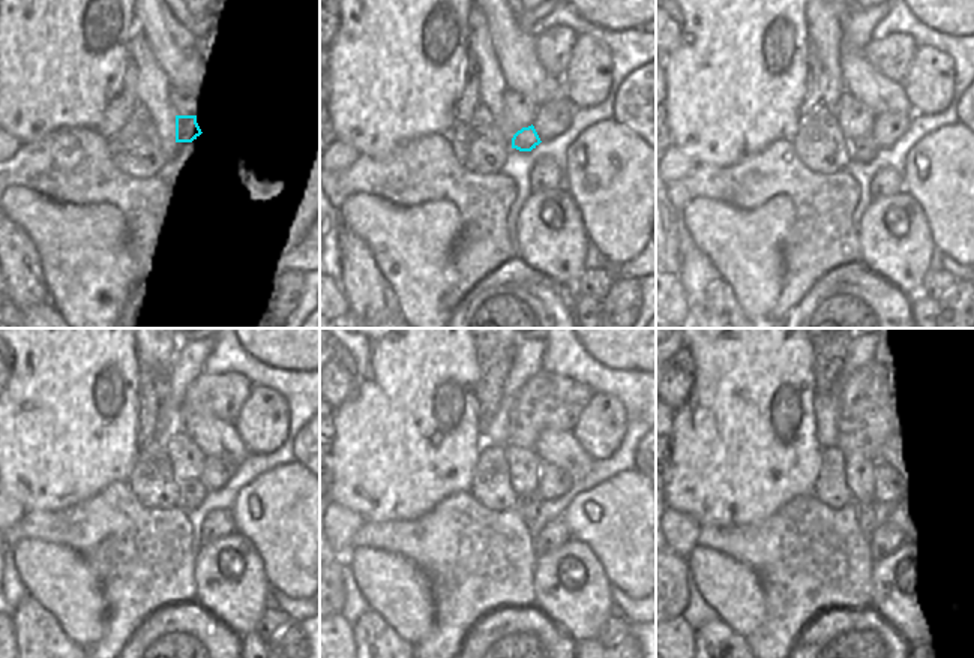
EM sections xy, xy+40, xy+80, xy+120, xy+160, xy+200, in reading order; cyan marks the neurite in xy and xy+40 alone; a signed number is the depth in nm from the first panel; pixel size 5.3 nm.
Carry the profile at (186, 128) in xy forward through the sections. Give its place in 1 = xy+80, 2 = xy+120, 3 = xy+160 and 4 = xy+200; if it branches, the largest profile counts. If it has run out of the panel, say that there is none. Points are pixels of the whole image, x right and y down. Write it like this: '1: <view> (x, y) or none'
1: xy+80 (863, 149)
2: xy+120 (192, 492)
3: xy+160 (527, 505)
4: xy+200 (869, 514)

